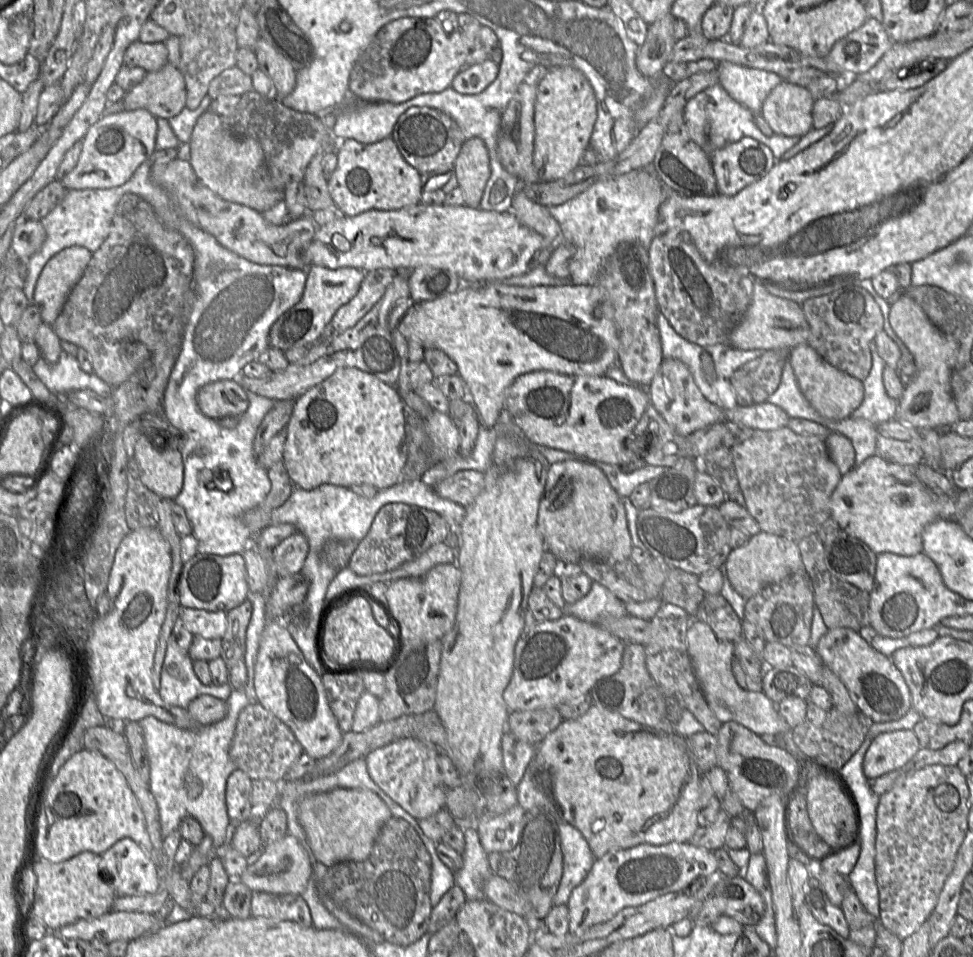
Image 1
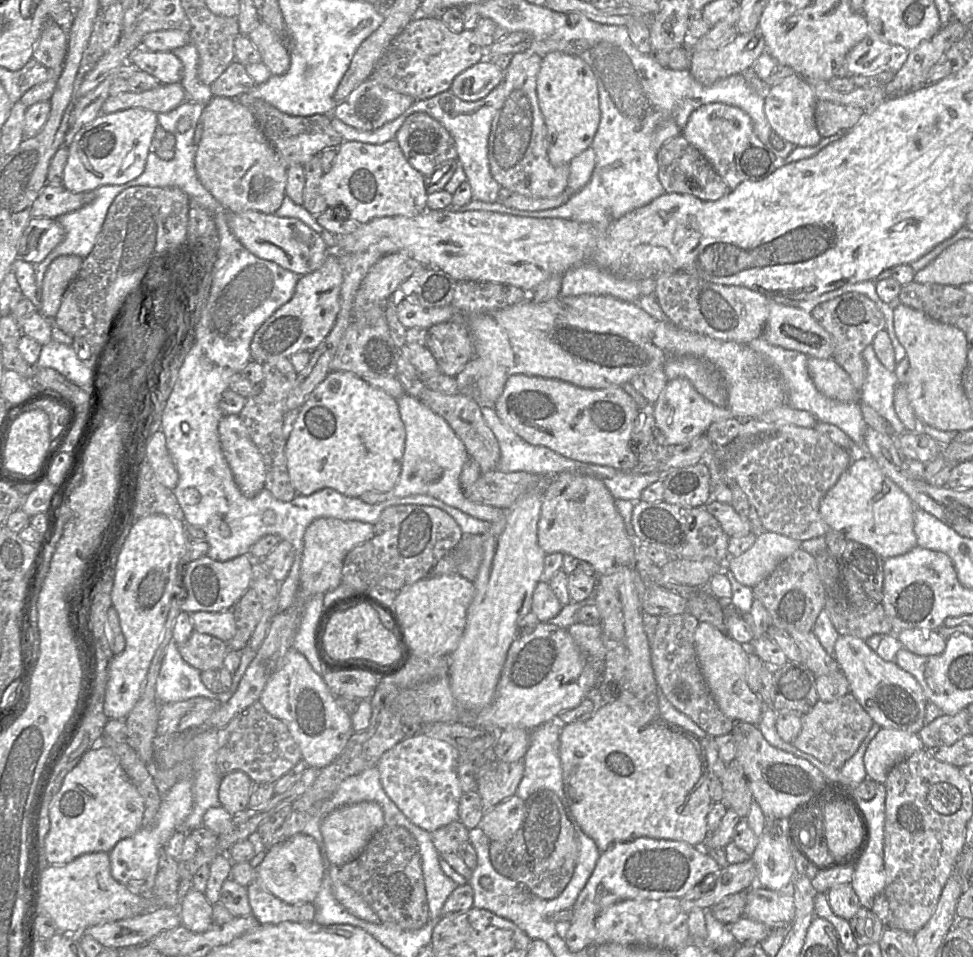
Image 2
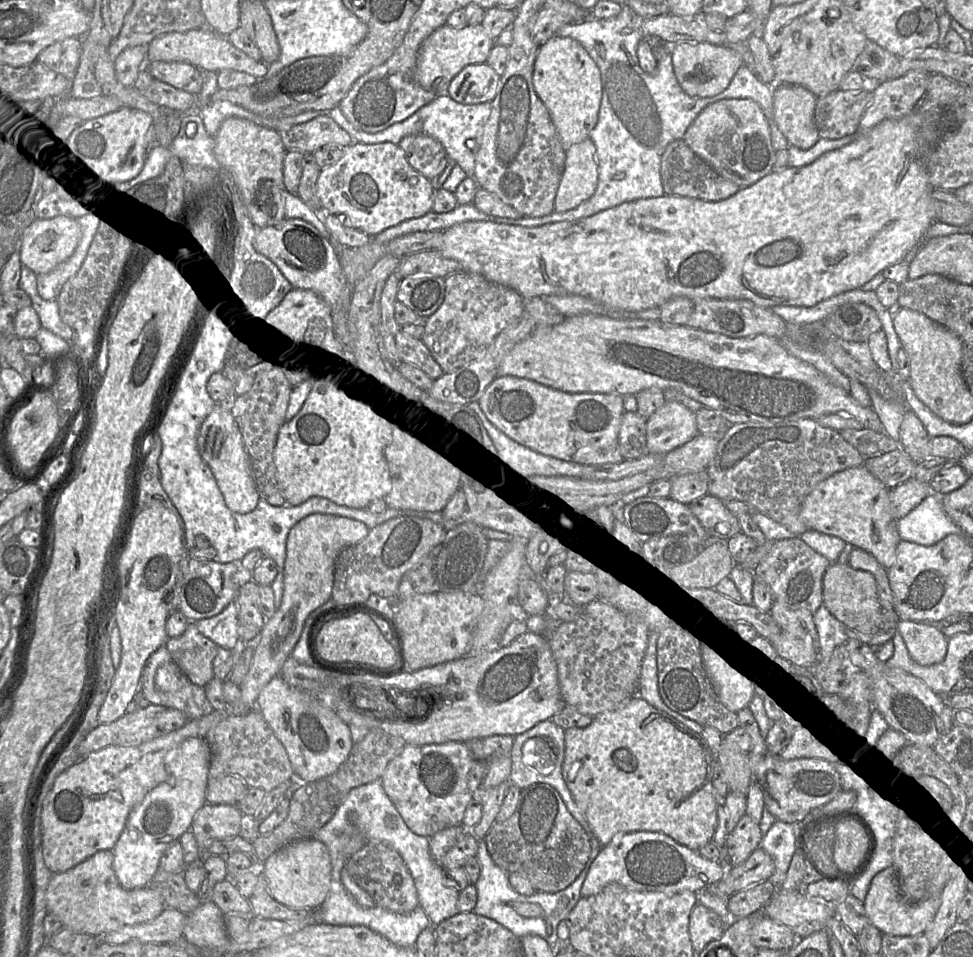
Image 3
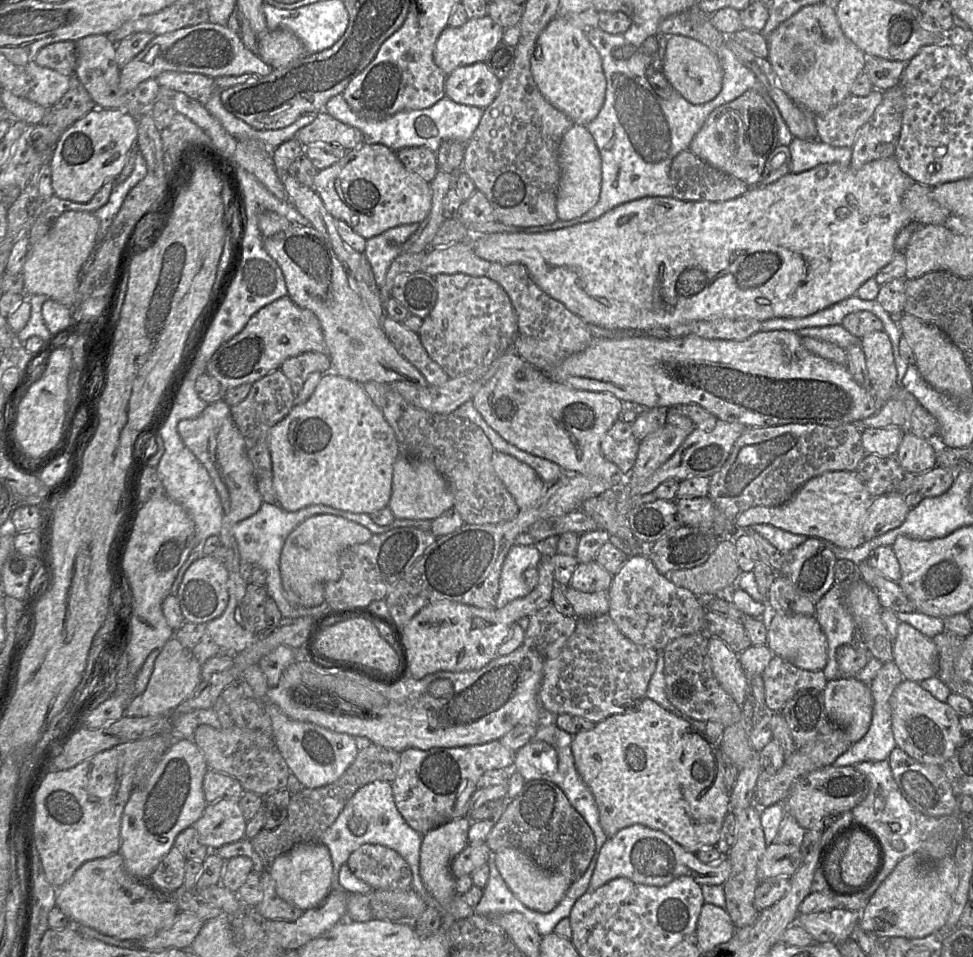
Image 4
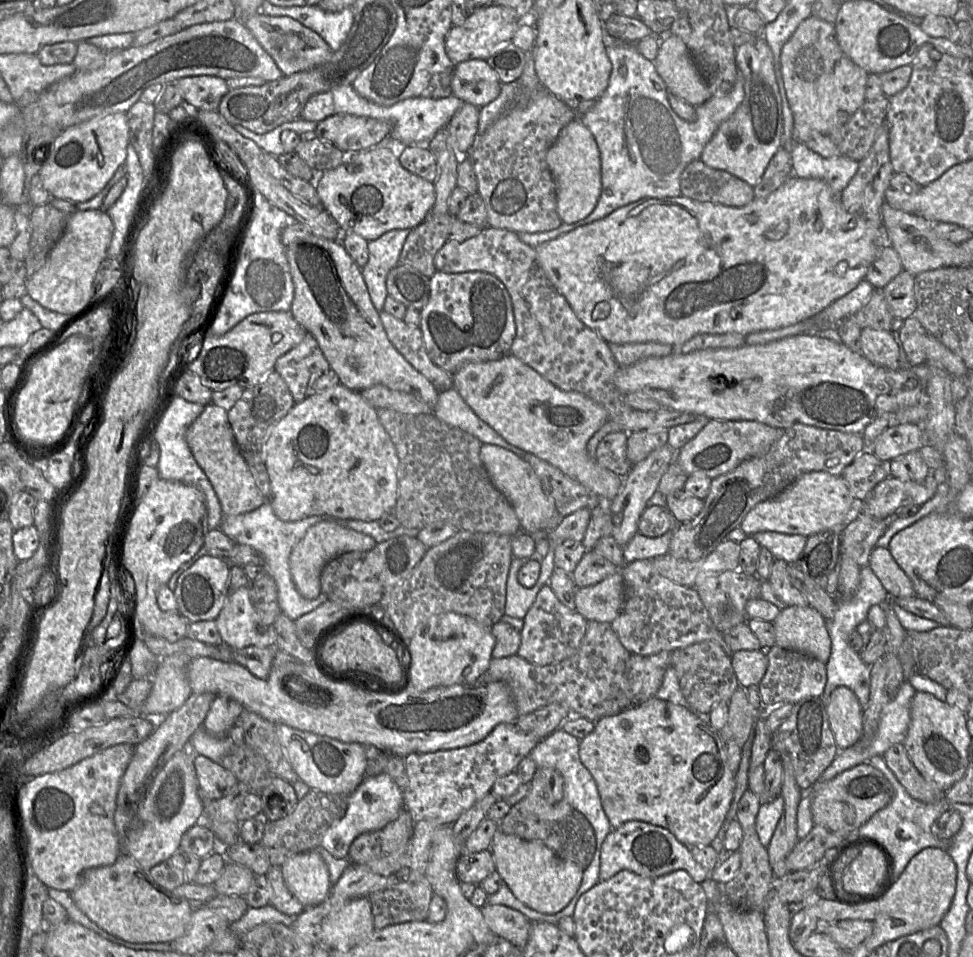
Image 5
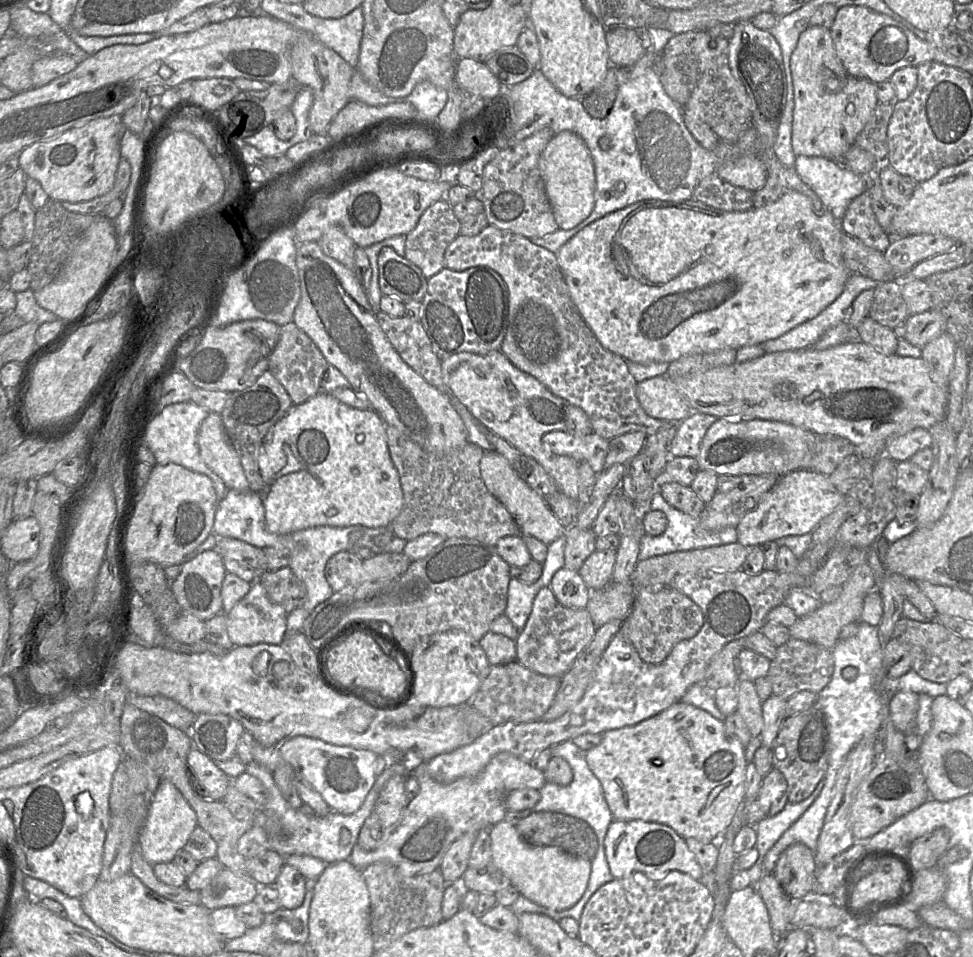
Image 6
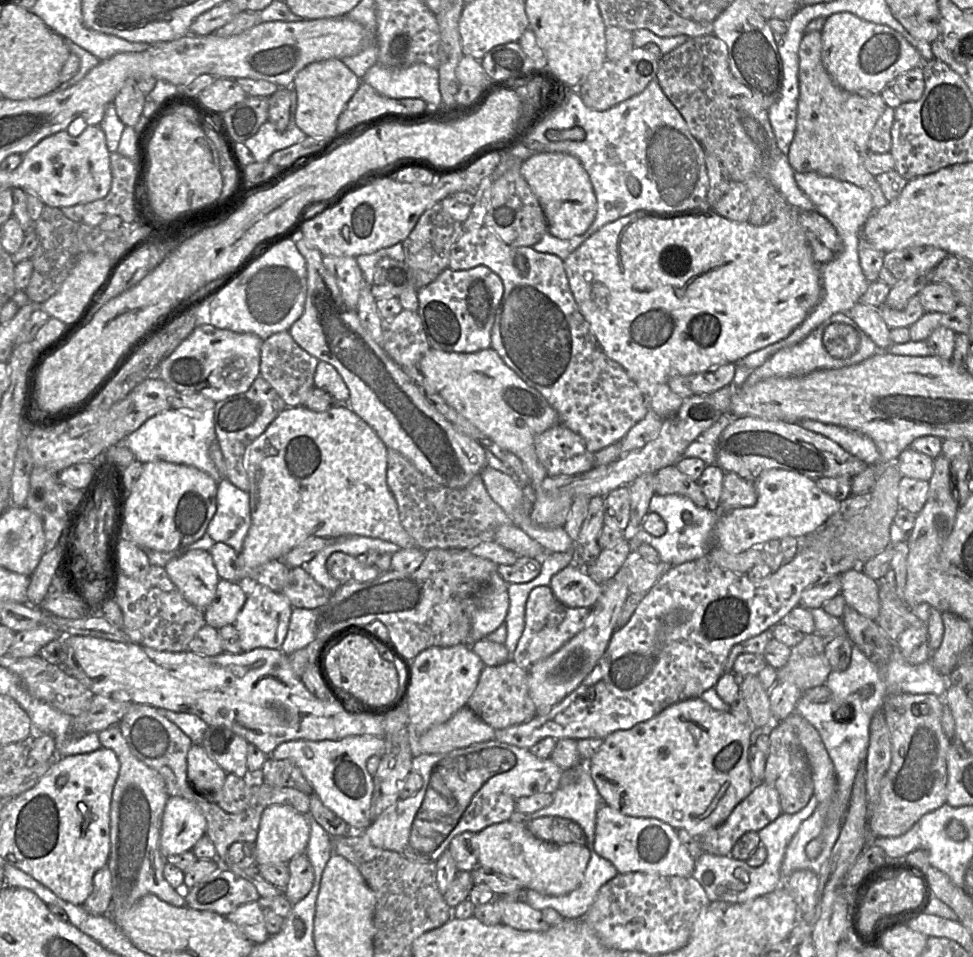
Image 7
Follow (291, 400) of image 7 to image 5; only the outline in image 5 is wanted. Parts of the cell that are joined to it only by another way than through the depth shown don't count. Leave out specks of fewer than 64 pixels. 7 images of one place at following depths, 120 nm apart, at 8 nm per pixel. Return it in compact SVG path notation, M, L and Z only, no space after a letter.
M310 333L287 353L279 357L274 371L286 382L295 403L307 397L307 388L312 376L330 369L317 340Z

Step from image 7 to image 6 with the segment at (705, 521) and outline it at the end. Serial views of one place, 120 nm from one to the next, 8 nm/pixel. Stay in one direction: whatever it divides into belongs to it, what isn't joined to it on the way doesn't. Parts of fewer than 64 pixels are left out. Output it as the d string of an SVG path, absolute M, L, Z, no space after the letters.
M655 490L653 492L648 508L649 510L662 511L667 518L667 527L665 531L658 536L651 536L646 533L643 534L640 540L638 561L645 560L647 558L651 558L658 555L669 554L676 551L687 551L737 542L736 527L726 527L718 531L707 531L700 526L699 517L690 516L671 506L663 498L659 490Z

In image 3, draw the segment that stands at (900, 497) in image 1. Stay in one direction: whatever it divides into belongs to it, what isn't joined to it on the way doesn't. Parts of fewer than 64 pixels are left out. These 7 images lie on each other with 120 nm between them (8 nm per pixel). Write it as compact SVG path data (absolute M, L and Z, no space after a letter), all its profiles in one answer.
M864 465L837 472L819 482L805 498L800 518L809 530L835 536L853 548L860 548L873 555L878 562L889 569L896 560L896 548L901 541L896 520L891 514L889 490Z

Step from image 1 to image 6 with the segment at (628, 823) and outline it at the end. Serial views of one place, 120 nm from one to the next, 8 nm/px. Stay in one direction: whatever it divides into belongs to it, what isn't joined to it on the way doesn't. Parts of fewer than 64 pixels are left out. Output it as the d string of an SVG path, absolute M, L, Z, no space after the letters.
M680 701L635 725L606 731L602 734L601 743L586 752L586 761L590 770L601 783L604 798L614 819L622 821L643 820L664 824L671 827L684 839L694 838L703 843L719 841L745 797L745 772L748 764L746 748L737 738L728 734L724 721L714 718L704 710Z

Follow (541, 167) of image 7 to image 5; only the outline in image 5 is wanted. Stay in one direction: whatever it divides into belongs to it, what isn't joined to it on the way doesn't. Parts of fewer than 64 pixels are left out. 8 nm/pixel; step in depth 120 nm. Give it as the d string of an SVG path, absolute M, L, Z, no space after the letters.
M577 119L568 123L548 149L546 163L554 180L561 222L572 224L586 218L594 210L601 193L600 154L589 129Z

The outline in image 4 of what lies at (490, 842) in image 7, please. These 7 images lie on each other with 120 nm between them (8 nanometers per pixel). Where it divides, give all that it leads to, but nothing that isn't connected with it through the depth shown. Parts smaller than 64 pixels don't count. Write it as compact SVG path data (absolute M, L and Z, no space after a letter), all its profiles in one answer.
M502 848L496 851L493 853L493 861L513 895L527 908L540 913L554 910L572 883L559 873L540 868L528 854L515 848Z

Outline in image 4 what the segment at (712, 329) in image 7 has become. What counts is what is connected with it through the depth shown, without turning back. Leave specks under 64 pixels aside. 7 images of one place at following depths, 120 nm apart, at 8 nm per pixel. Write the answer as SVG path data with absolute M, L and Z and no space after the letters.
M894 156L878 159L855 170L836 163L820 164L800 173L788 173L777 181L751 187L746 193L726 201L690 201L673 196L650 196L620 204L599 218L574 226L542 233L493 233L471 238L475 254L487 261L500 264L522 264L535 284L552 298L560 301L588 325L610 330L669 329L693 321L725 319L755 319L760 322L772 318L800 318L841 302L856 294L857 290L885 267L896 248L895 239L910 222L910 213L902 204L902 195L914 183L906 175Z

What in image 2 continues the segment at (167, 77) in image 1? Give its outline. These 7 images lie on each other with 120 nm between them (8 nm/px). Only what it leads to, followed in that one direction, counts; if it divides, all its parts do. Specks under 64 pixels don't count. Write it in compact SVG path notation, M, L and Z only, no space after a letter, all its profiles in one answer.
M181 83L160 84L141 93L125 92L109 96L101 107L101 115L108 115L129 108L142 108L156 114L166 113L188 99Z

